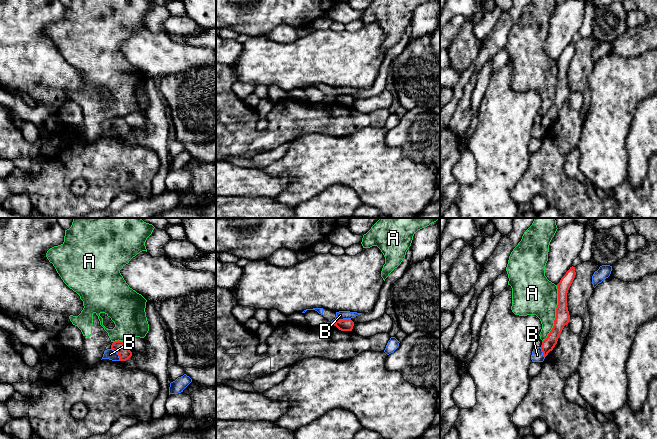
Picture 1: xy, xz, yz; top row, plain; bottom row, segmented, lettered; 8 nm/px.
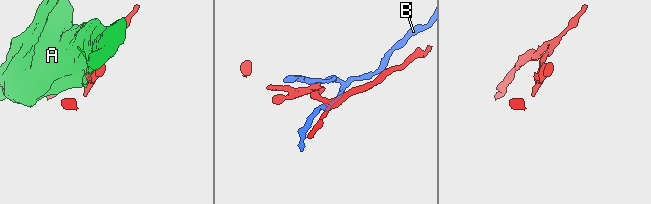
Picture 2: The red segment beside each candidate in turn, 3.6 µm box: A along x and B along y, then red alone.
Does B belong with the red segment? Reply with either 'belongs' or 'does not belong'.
does not belong

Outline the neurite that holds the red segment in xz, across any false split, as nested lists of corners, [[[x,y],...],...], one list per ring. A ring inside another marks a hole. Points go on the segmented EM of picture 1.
[[[351,319],[338,320],[332,324],[341,331],[352,331],[354,326],[354,322]]]

